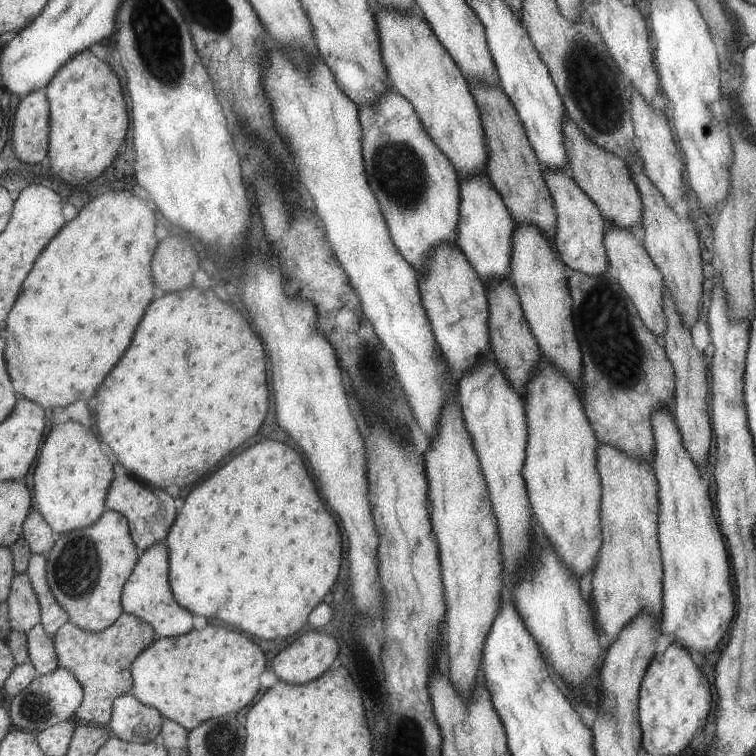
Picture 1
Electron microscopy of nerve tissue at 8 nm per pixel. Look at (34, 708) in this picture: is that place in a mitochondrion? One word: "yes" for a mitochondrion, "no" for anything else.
yes

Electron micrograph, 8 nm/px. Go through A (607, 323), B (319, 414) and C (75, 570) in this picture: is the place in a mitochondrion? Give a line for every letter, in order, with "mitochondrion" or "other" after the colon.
A: mitochondrion
B: other
C: mitochondrion

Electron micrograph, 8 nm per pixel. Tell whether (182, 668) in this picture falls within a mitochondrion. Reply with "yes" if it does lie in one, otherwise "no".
no

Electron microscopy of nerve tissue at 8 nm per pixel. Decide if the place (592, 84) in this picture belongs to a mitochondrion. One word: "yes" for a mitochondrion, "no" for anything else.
yes

